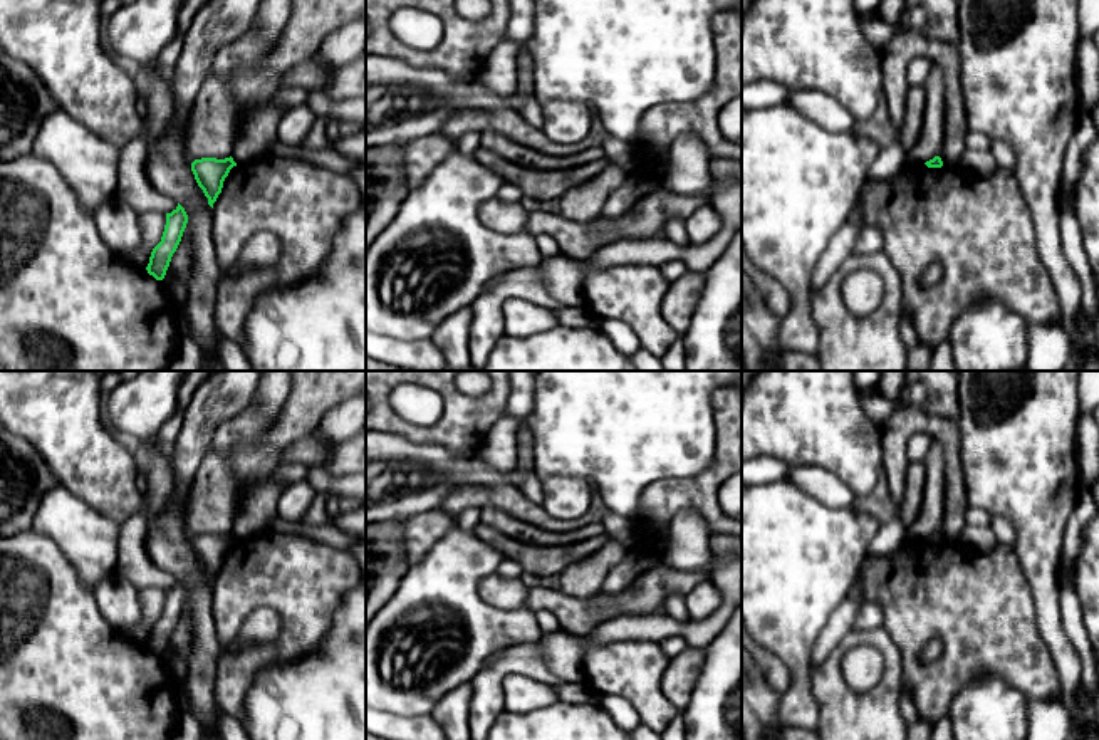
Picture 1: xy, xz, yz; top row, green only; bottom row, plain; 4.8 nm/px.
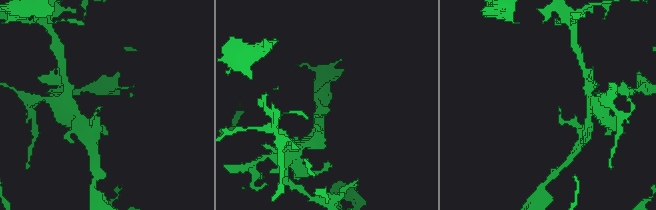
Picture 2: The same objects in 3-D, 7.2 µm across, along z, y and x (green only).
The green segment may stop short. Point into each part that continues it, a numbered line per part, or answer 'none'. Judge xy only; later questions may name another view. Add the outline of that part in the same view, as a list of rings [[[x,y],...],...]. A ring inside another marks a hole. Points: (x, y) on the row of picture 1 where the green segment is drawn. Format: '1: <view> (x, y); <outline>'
none

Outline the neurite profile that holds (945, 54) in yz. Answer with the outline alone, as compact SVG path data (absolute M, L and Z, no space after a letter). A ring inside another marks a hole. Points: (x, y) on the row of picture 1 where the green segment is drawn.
M894 23L893 37L881 50L883 87L894 126L894 139L899 139L901 124L906 111L908 81L906 70L914 57L928 57L943 70L946 84L946 119L945 141L940 151L943 164L960 163L965 151L966 112L960 84L958 45L945 40L928 40L918 32Z

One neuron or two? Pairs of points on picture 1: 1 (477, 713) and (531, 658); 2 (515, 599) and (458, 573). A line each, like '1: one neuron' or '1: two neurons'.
1: one neuron
2: two neurons

